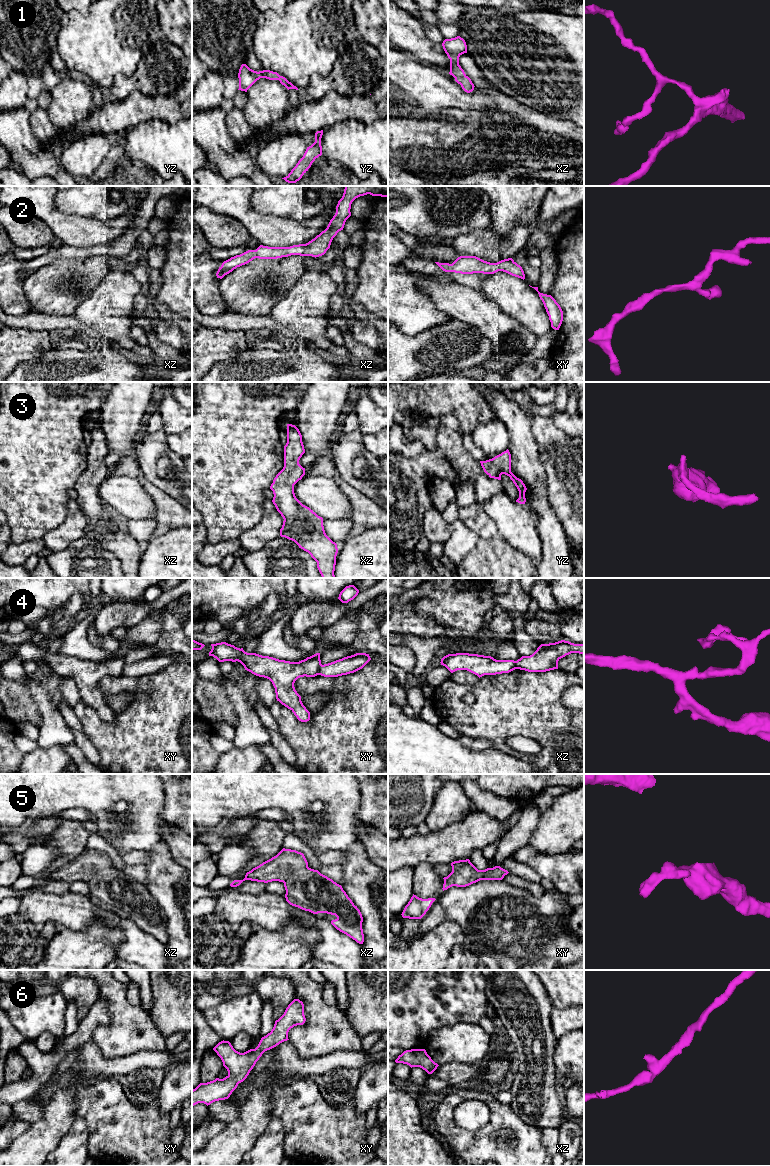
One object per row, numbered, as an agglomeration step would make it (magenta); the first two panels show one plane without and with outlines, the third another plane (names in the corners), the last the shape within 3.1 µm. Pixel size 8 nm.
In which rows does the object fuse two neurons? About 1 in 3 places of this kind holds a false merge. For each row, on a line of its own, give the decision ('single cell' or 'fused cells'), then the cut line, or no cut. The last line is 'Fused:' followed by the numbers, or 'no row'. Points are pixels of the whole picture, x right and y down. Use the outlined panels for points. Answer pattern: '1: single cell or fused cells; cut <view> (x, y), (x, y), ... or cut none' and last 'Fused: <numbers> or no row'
1: single cell; cut none
2: single cell; cut none
3: single cell; cut none
4: fused cells; cut xy (321, 664), (318, 674)
5: single cell; cut none
6: single cell; cut none
Fused: 4

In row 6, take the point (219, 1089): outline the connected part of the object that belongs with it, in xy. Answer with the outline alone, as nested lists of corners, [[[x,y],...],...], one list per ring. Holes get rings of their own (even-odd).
[[[294,999],[284,1014],[275,1021],[271,1032],[261,1038],[255,1049],[240,1053],[229,1041],[219,1042],[213,1050],[221,1058],[228,1075],[223,1079],[216,1078],[207,1083],[200,1083],[193,1089],[192,1107],[198,1103],[208,1106],[215,1101],[228,1099],[238,1084],[247,1078],[262,1054],[289,1040],[289,1030],[294,1026],[303,1025],[305,1021],[304,1004],[299,999]]]

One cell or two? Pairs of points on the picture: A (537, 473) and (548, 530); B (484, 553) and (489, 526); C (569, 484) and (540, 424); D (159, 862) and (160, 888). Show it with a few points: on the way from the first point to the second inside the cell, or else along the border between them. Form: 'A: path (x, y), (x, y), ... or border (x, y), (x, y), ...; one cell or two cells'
A: path (538, 487), (538, 503), (546, 516); one cell
B: path (488, 546), (488, 533); one cell
C: path (566, 469), (554, 443), (550, 439); one cell
D: path (159, 868), (160, 882); one cell

